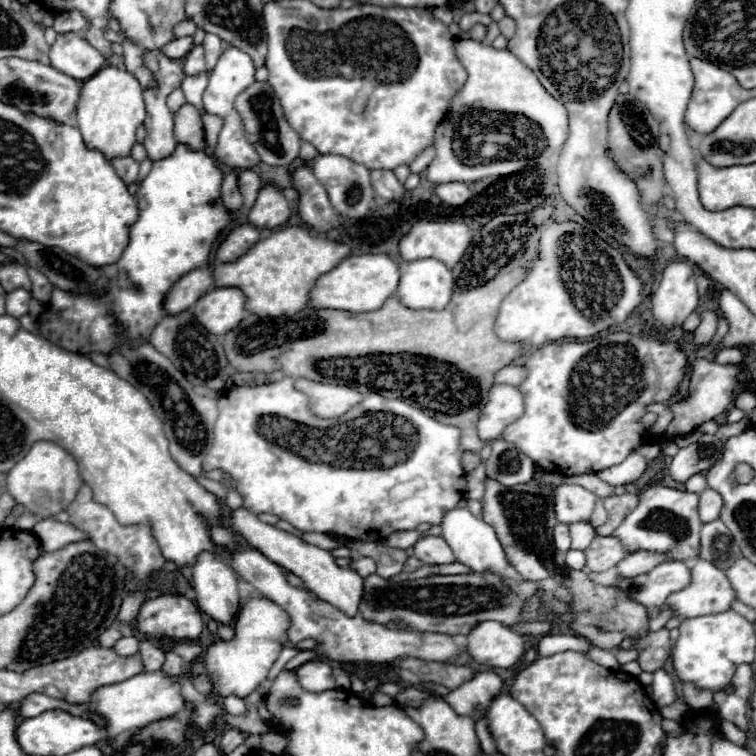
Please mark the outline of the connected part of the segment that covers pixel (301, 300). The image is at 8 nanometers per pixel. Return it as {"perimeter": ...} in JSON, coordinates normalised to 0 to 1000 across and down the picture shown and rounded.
{"perimeter":[[[378,299],[336,323],[336,328],[312,347],[283,349],[283,370],[286,378],[317,381],[328,394],[328,413],[341,413],[341,418],[389,418],[407,405],[418,370],[442,357],[460,336],[463,325],[452,320],[413,310],[399,299]]]}

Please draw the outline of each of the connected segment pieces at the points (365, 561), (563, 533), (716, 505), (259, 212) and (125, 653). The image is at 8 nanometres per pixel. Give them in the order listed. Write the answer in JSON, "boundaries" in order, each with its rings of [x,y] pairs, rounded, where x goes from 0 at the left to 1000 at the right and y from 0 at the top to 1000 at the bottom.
{"boundaries":[[[[474,738],[474,741],[468,741],[468,743],[463,746],[463,751],[471,754],[479,765],[487,765],[489,759],[497,757],[497,743],[495,743],[492,738]]],[[[738,693],[733,698],[733,720],[741,730],[754,728],[754,706],[751,706],[751,696],[749,693]]],[[[934,646],[931,651],[926,651],[926,667],[923,667],[923,677],[926,677],[926,688],[929,690],[939,690],[947,688],[952,683],[958,664],[955,656],[950,651],[944,651],[942,646]]],[[[352,243],[341,254],[341,265],[328,283],[328,291],[333,299],[344,304],[362,304],[381,294],[384,280],[386,280],[384,267],[373,257],[373,251],[362,243]]],[[[172,841],[172,844],[159,844],[156,849],[153,849],[153,854],[151,854],[151,862],[156,865],[156,868],[161,868],[161,870],[172,870],[172,868],[177,868],[180,862],[183,862],[183,844],[180,841]]]]}

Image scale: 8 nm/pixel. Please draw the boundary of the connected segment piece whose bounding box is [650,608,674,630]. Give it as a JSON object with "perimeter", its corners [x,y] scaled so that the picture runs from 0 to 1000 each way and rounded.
{"perimeter":[[[878,804],[868,817],[860,820],[860,833],[873,833],[873,831],[876,831],[886,817],[889,817],[889,812],[892,812],[889,804]]]}

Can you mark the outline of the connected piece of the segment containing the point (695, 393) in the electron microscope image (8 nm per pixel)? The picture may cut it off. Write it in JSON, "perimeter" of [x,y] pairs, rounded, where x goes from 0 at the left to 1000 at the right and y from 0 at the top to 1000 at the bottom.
{"perimeter":[[[921,474],[915,476],[915,495],[913,495],[913,524],[905,532],[897,532],[889,537],[892,556],[884,563],[881,574],[897,574],[905,577],[923,566],[934,556],[944,556],[947,550],[955,550],[974,521],[974,497],[987,487],[987,481],[950,481],[947,476],[934,476],[934,474]]]}

